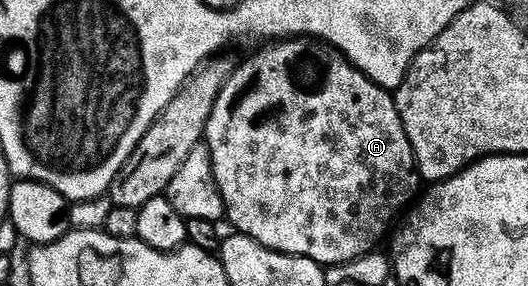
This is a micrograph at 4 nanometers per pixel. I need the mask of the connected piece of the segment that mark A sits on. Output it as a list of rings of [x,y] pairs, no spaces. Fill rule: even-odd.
[[[293,36],[272,40],[261,46],[264,47],[254,51],[245,62],[241,61],[232,75],[222,84],[218,92],[218,100],[214,100],[214,108],[210,108],[210,120],[206,120],[202,139],[210,152],[214,184],[218,184],[218,192],[222,196],[226,222],[232,225],[231,229],[235,233],[250,236],[268,250],[306,256],[323,267],[349,262],[373,253],[377,249],[376,242],[383,240],[384,233],[386,233],[385,238],[389,233],[388,225],[392,221],[395,223],[409,209],[410,203],[417,197],[422,186],[422,179],[416,170],[416,157],[410,148],[406,128],[402,128],[393,91],[367,78],[340,51],[319,41],[309,40],[304,36]]]

